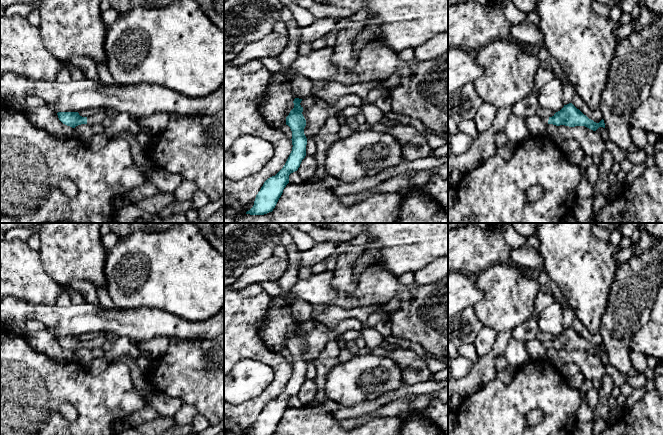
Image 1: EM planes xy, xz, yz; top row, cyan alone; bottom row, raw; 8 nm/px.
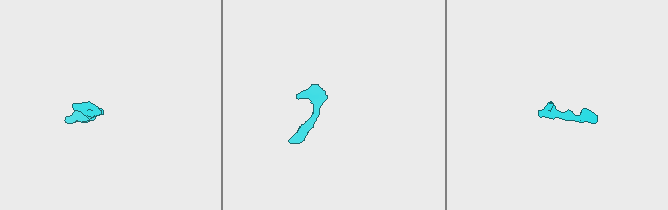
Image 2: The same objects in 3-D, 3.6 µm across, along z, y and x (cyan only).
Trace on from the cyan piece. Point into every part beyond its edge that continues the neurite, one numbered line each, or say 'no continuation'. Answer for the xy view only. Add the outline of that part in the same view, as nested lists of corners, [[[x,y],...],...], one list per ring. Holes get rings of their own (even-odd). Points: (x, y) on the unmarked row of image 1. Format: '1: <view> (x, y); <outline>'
1: xy (97, 342); [[[98,336],[94,339],[88,340],[87,341],[87,348],[88,349],[98,349],[101,348],[102,345],[106,342],[108,338],[105,336]]]

